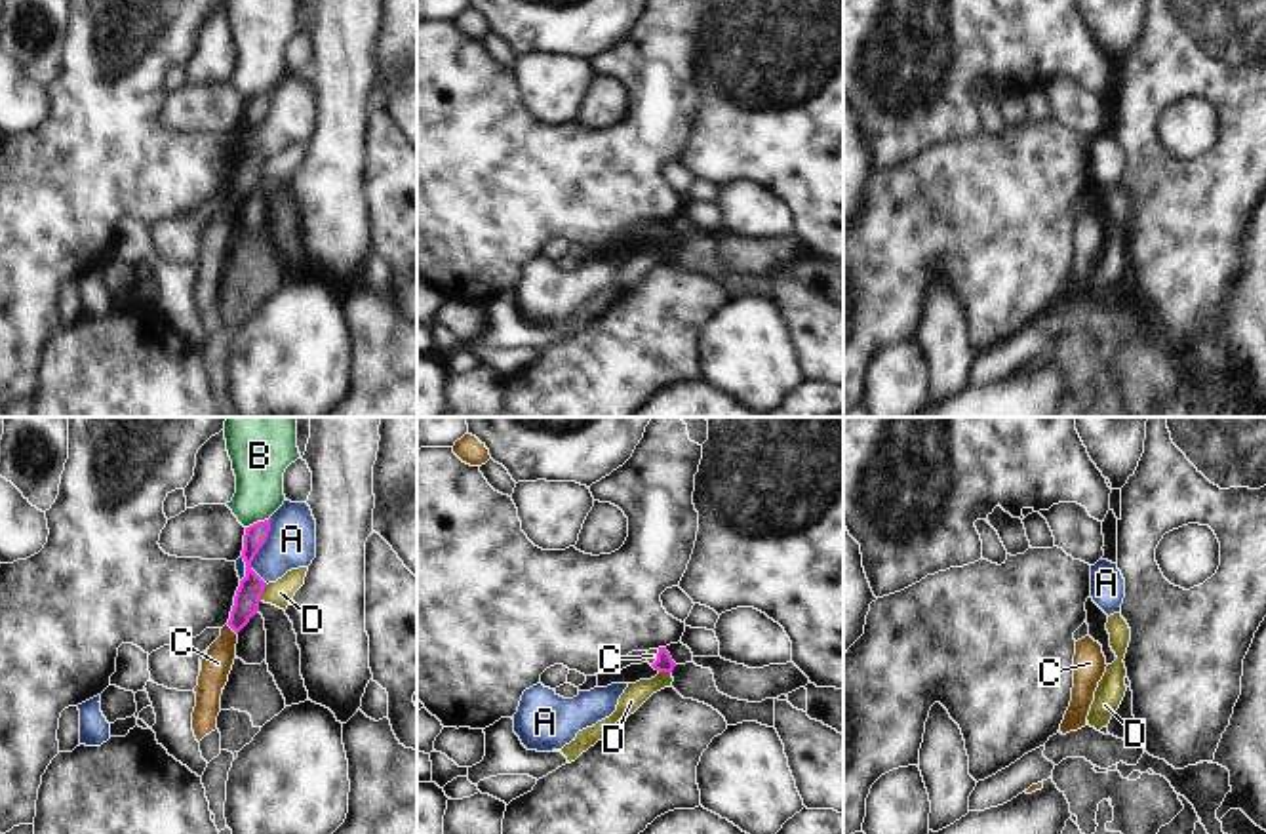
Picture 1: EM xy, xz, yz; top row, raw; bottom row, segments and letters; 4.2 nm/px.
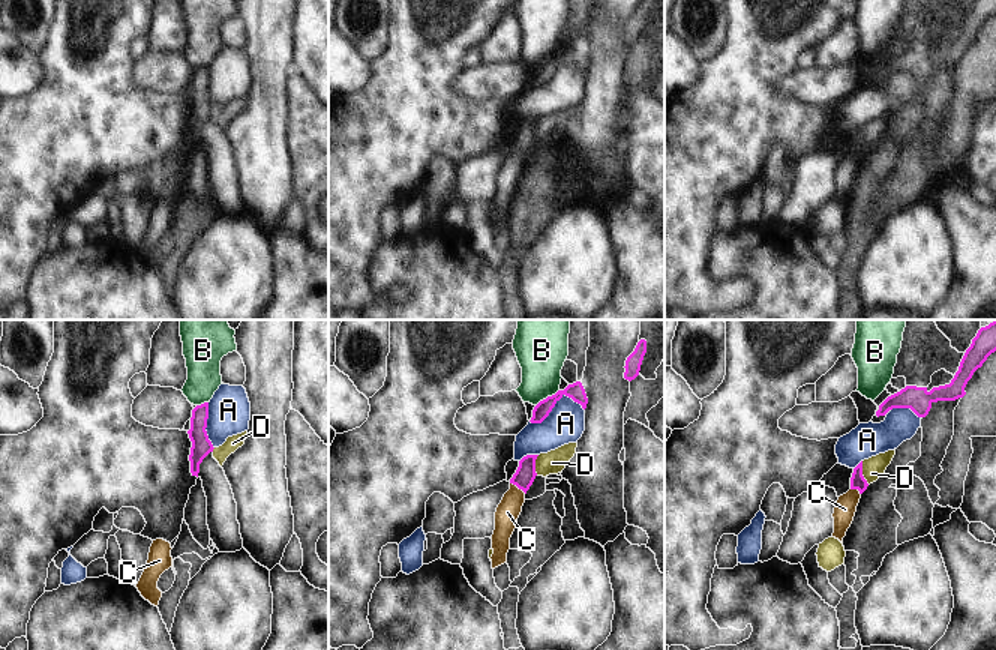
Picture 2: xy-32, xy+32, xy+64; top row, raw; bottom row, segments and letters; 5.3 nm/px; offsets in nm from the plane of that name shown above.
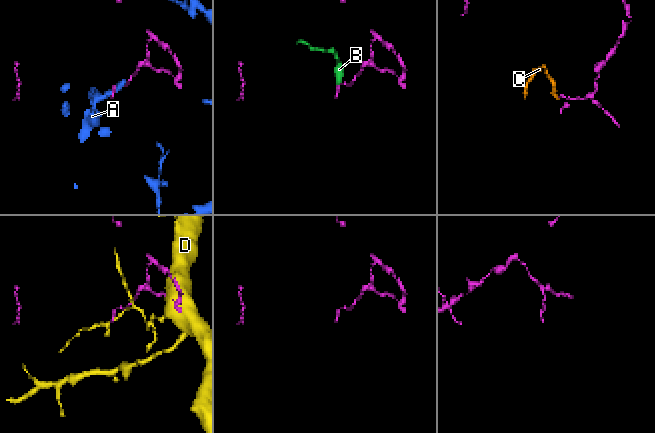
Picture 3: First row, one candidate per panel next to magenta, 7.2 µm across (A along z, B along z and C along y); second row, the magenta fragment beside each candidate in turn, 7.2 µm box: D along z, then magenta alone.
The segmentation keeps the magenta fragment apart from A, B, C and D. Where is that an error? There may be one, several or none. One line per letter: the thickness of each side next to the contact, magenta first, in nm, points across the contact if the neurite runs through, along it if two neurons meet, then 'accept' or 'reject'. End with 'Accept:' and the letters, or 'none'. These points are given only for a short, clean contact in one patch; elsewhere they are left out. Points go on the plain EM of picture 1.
A: 110/200 nm | along xy (271, 92), (267, 115), (252, 136), (252, 143), (265, 157) | reject
B: 100/220 nm | along xy (269, 90), (246, 101) | reject
C: 110/130 nm | across xy (246, 176), (240, 191), (231, 200), (217, 237) | accept
D: 110/110 nm | along xy (267, 158), (259, 174) | reject
Accept: C

